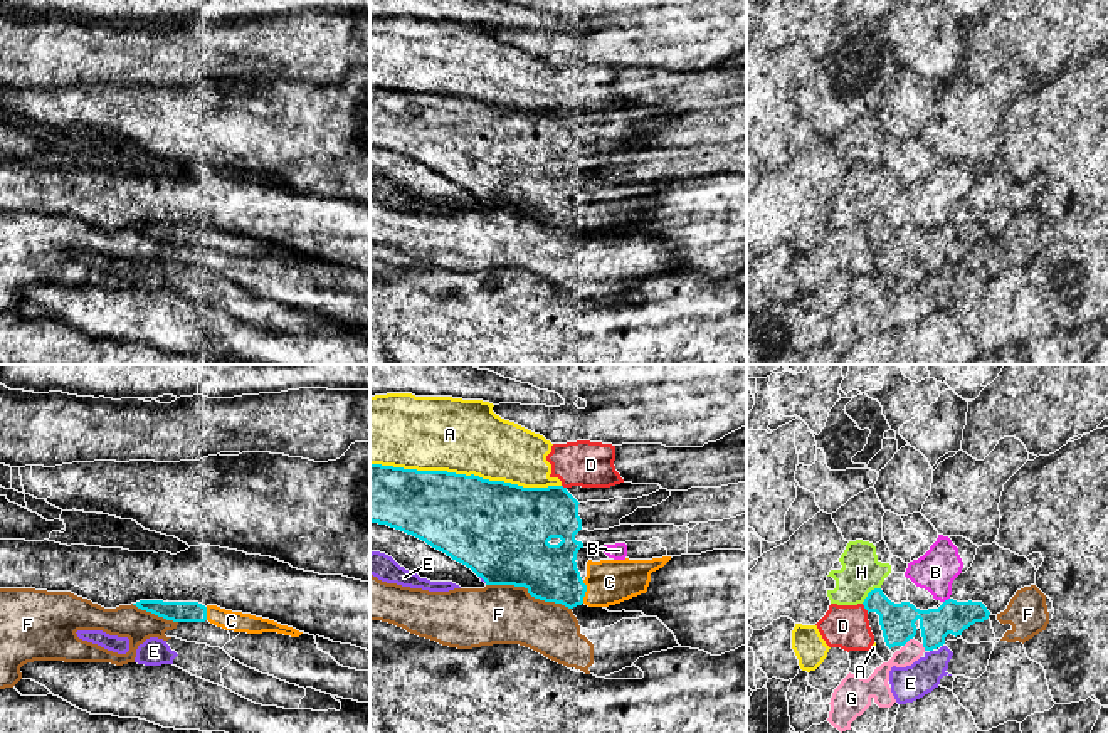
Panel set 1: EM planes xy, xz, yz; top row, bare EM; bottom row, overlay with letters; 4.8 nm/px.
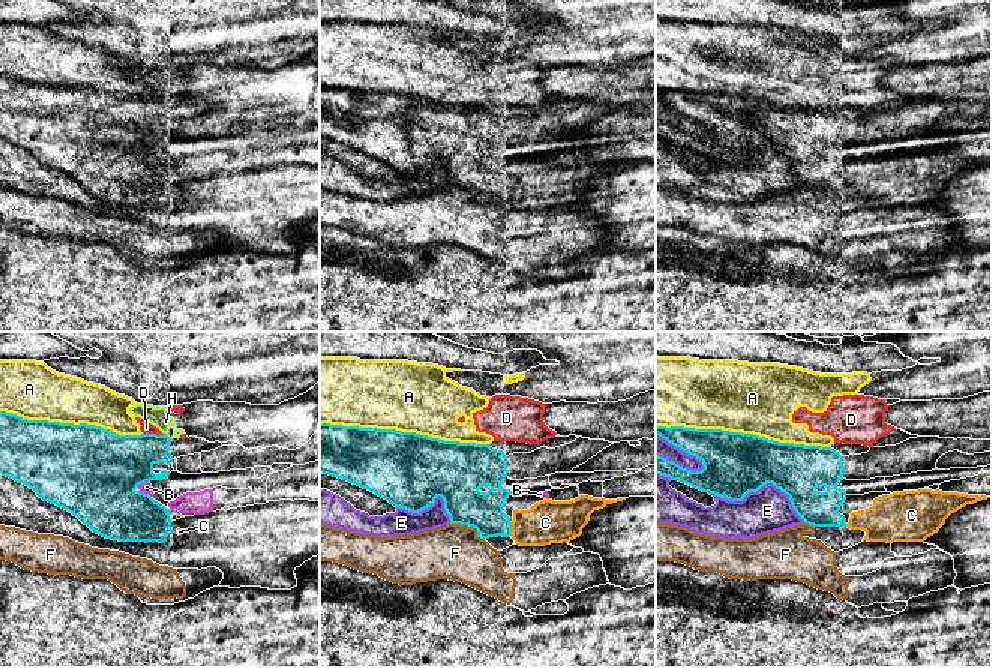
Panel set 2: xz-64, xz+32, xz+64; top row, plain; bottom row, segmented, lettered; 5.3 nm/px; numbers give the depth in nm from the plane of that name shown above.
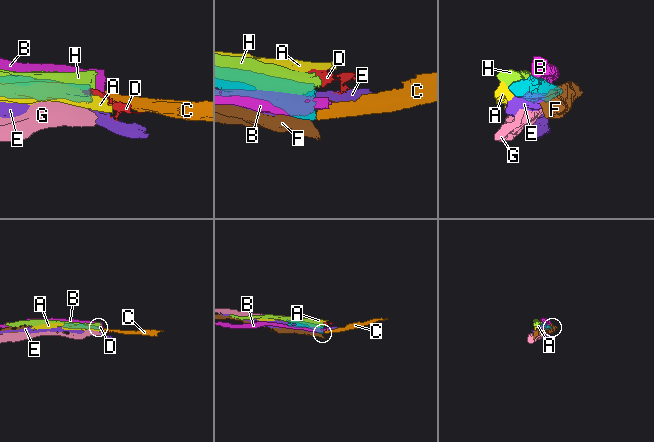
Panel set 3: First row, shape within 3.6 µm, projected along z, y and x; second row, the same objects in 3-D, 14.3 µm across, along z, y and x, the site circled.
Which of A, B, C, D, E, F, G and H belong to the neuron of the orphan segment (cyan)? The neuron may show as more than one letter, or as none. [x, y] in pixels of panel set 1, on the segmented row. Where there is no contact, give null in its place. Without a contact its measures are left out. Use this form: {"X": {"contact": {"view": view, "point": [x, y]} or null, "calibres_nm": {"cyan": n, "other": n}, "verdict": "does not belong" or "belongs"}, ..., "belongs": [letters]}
{"A": {"contact": {"view": "xz", "point": [464, 474]}, "calibres_nm": {"cyan": 420, "other": 360}, "verdict": "does not belong"}, "B": {"contact": {"view": "yz", "point": [945, 601]}, "calibres_nm": {"cyan": 160, "other": 190}, "verdict": "does not belong"}, "C": {"contact": {"view": "xz", "point": [585, 590]}, "calibres_nm": {"cyan": 260, "other": 220}, "verdict": "belongs"}, "D": {"contact": {"view": "yz", "point": [865, 607]}, "calibres_nm": {"cyan": 170, "other": 200}, "verdict": "does not belong"}, "E": {"contact": {"view": "xz", "point": [483, 579]}, "calibres_nm": {"cyan": 460, "other": 20}, "verdict": "does not belong"}, "F": {"contact": {"view": "xz", "point": [528, 592]}, "calibres_nm": {"cyan": 380, "other": 280}, "verdict": "does not belong"}, "G": {"contact": {"view": "yz", "point": [907, 641]}, "calibres_nm": {"cyan": 170, "other": 100}, "verdict": "does not belong"}, "H": {"contact": {"view": "yz", "point": [870, 592]}, "calibres_nm": {"cyan": 170, "other": 200}, "verdict": "does not belong"}, "belongs": ["C"]}

